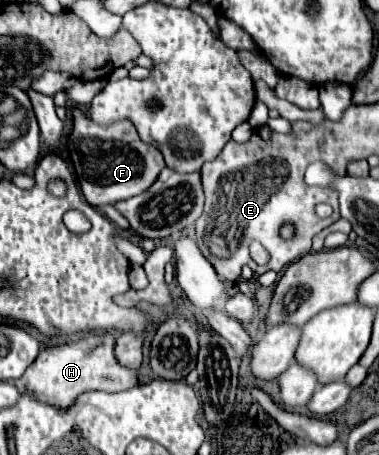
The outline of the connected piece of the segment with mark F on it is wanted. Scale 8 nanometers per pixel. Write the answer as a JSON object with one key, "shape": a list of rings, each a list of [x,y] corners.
{"shape":[[[79,106],[73,108],[73,130],[67,136],[65,146],[79,180],[79,190],[95,208],[145,192],[165,168],[161,152],[155,146],[141,142],[135,126],[129,120],[113,122],[111,126],[103,128],[95,124]]]}

